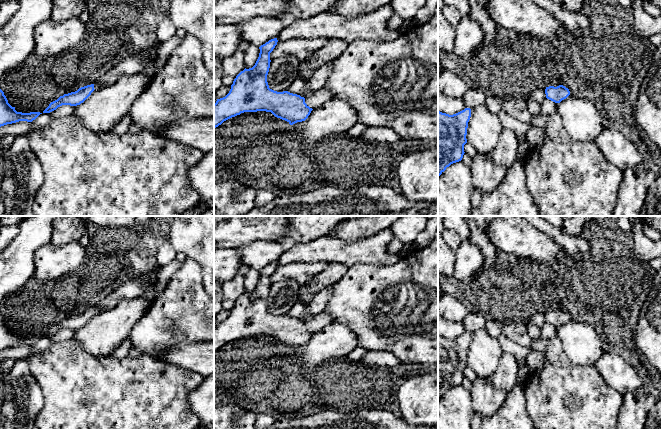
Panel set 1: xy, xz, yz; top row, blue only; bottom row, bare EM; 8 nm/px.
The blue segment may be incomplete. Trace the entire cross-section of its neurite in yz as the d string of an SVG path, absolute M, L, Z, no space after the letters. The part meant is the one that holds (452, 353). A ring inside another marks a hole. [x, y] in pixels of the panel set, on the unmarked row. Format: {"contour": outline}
{"contour": "M471 333L449 339L438 335L438 402L451 388L462 384Z"}

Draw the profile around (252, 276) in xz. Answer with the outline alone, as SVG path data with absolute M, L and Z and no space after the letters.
M250 269L246 274L244 274L244 288L246 293L252 292L255 289L259 277L260 273L255 269Z

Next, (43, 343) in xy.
M42 337L30 347L31 347L32 353L36 354L47 349L51 344L52 342L49 337Z

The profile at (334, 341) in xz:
M333 323L314 332L305 345L292 350L294 357L309 369L328 360L347 357L358 347L358 339L345 324Z

